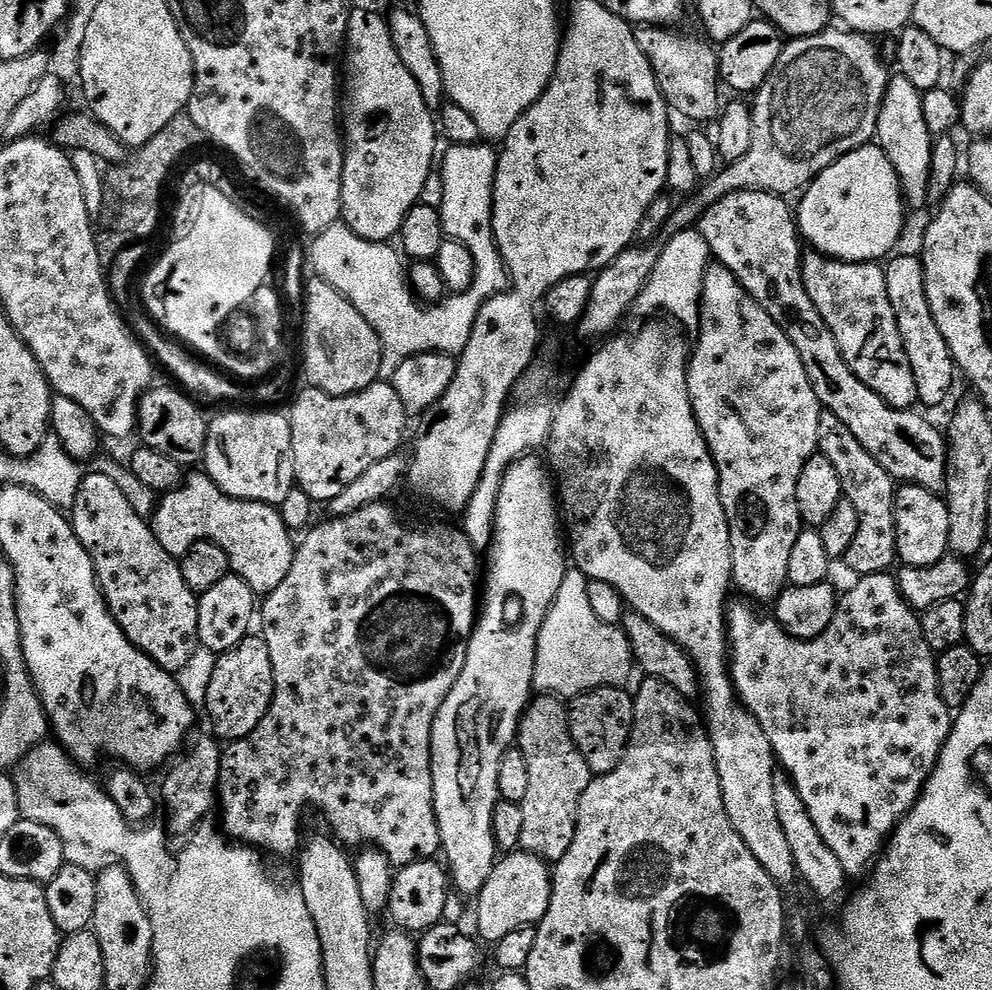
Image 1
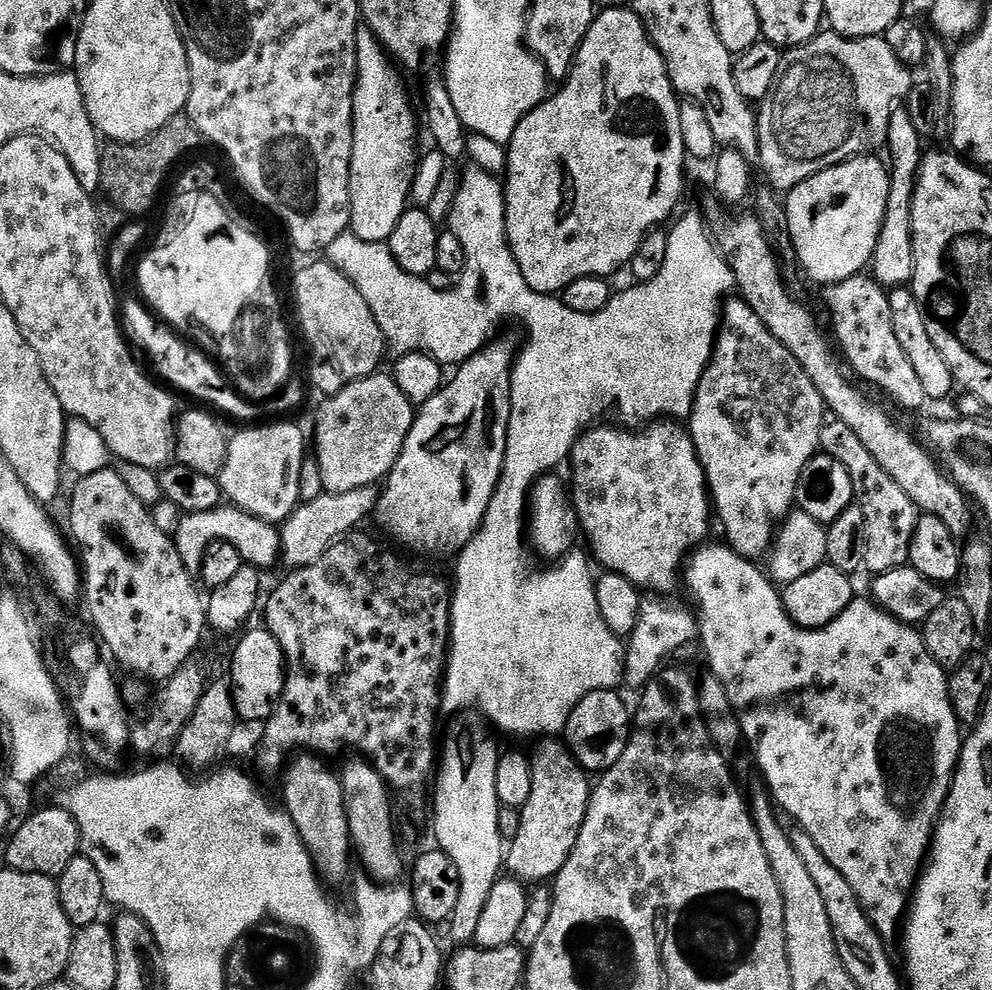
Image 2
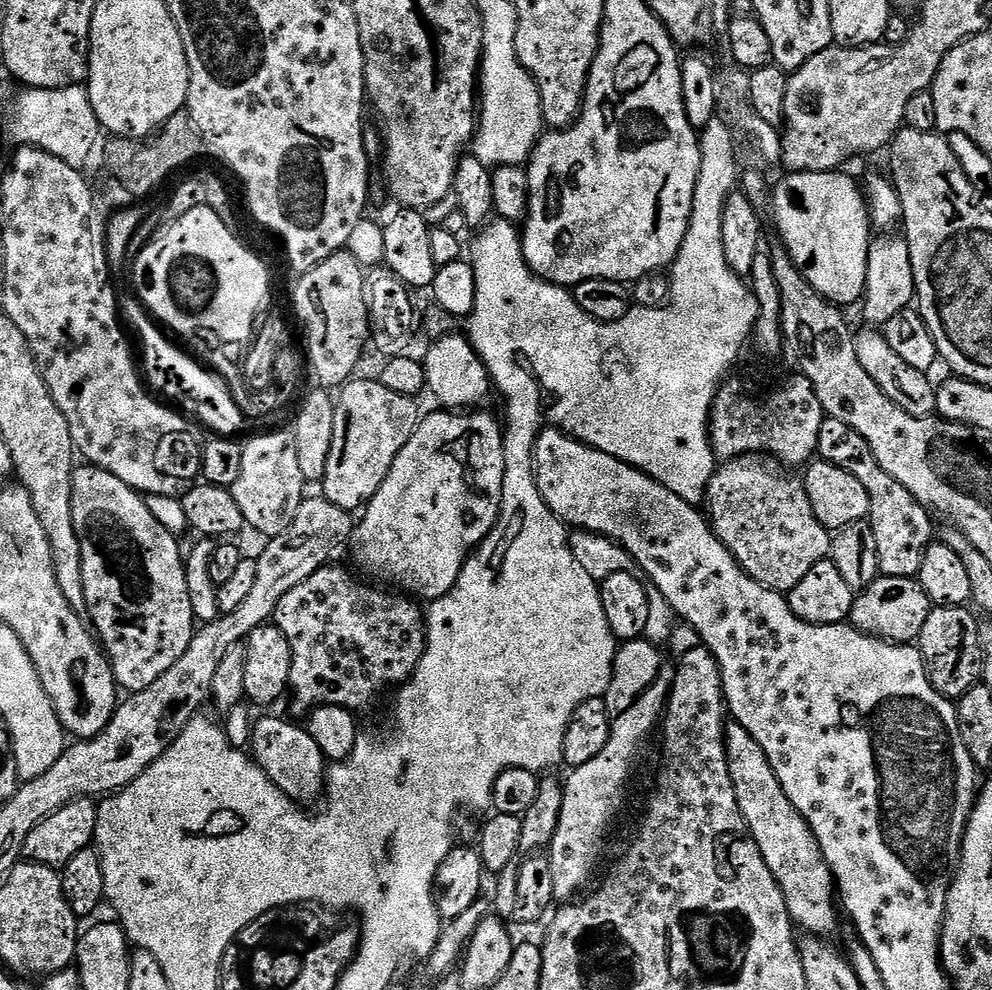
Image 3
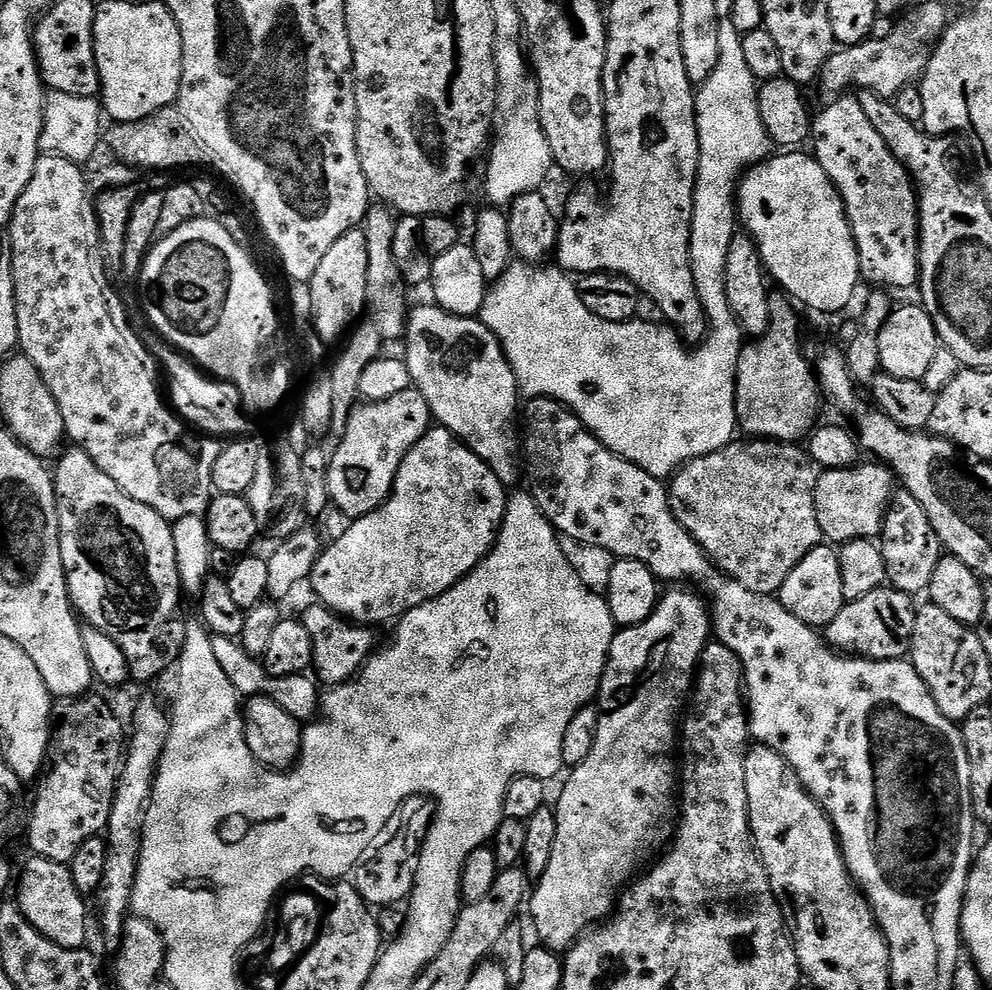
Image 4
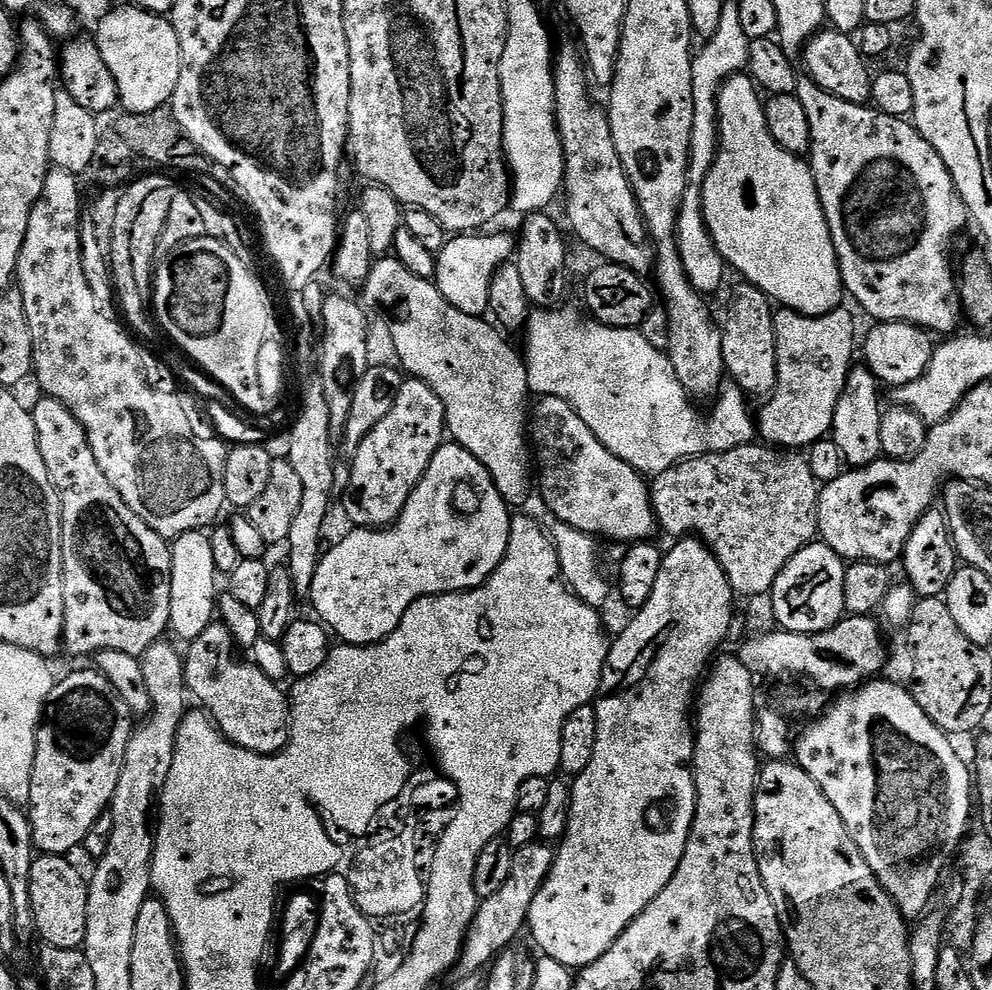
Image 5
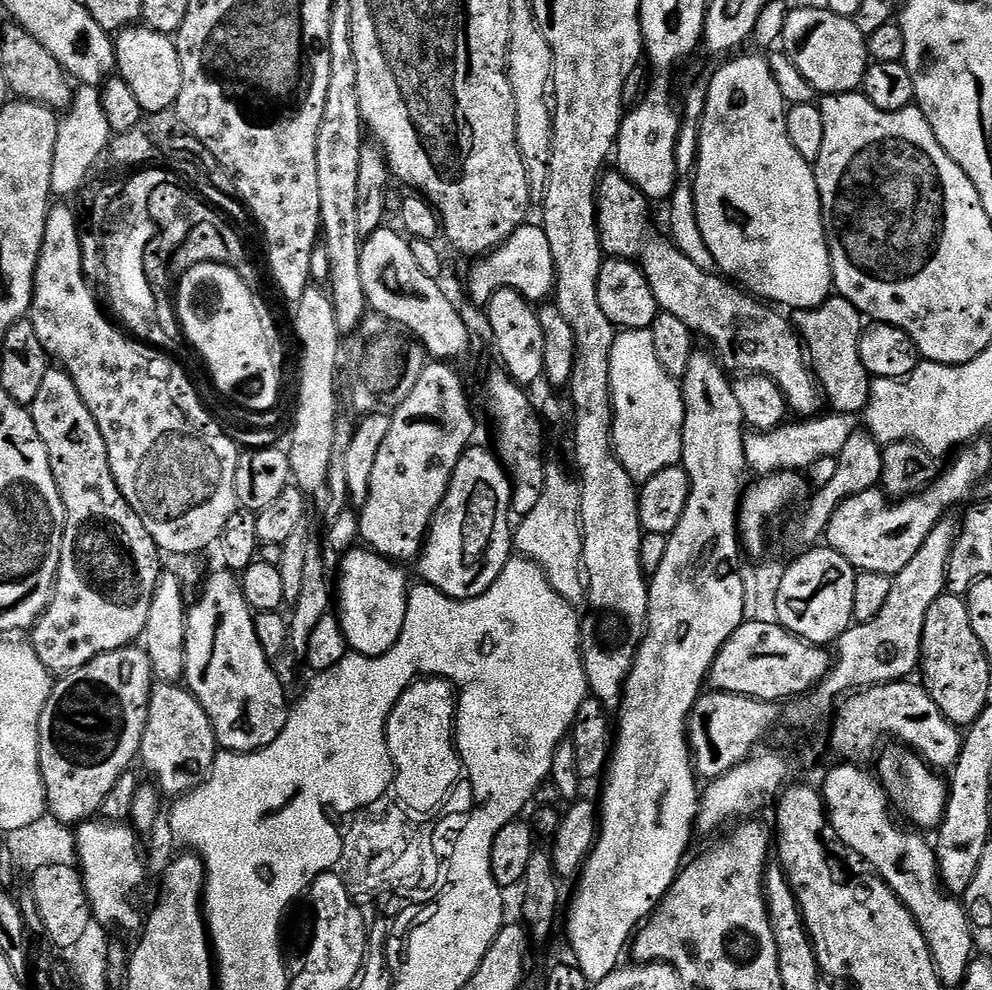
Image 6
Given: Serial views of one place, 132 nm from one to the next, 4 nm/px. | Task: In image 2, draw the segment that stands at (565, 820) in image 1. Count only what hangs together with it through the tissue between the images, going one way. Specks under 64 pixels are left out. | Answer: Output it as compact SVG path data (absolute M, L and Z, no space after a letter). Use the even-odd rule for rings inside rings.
M556 738L541 740L544 741L530 752L534 787L530 789L526 806L519 809L518 832L509 841L505 853L505 869L510 870L509 875L526 884L553 879L566 864L581 833L590 795L589 773L572 757L567 744Z

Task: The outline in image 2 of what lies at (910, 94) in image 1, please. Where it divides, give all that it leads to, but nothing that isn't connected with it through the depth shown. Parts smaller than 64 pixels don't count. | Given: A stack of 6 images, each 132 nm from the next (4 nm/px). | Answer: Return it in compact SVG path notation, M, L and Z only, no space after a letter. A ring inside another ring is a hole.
M897 107L890 118L888 127L887 159L890 161L890 194L886 198L886 218L882 218L882 230L878 234L878 246L874 246L874 254L870 265L872 279L880 283L881 288L891 290L911 285L914 274L914 238L912 237L912 189L916 186L916 173L920 171L920 161L924 159L925 149L920 148L922 137L914 130L914 122L910 122L907 107Z

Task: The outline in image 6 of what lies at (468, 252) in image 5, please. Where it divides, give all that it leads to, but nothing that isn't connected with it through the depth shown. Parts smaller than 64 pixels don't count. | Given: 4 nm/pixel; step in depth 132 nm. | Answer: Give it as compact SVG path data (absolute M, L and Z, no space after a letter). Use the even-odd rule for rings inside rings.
M532 223L521 224L500 247L479 257L473 263L476 265L466 272L466 292L475 304L487 305L488 299L500 288L518 290L518 294L533 302L547 301L553 295L556 287L554 254L550 254L550 241L543 227L539 223Z

